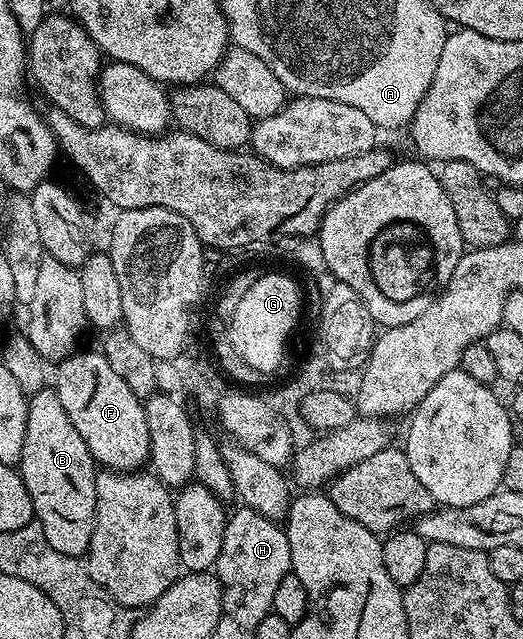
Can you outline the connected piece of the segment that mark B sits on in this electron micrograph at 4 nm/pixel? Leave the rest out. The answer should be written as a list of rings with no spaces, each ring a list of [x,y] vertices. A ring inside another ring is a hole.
[[[44,388],[41,392],[28,397],[25,448],[21,452],[21,460],[17,469],[25,480],[25,488],[29,488],[29,496],[33,500],[35,509],[34,521],[45,532],[45,540],[49,540],[49,545],[57,548],[57,552],[65,552],[65,556],[83,558],[91,543],[95,527],[97,463],[95,457],[89,452],[85,440],[81,440],[81,432],[73,428],[73,420],[69,420],[61,404],[61,396],[57,396],[54,388]]]

